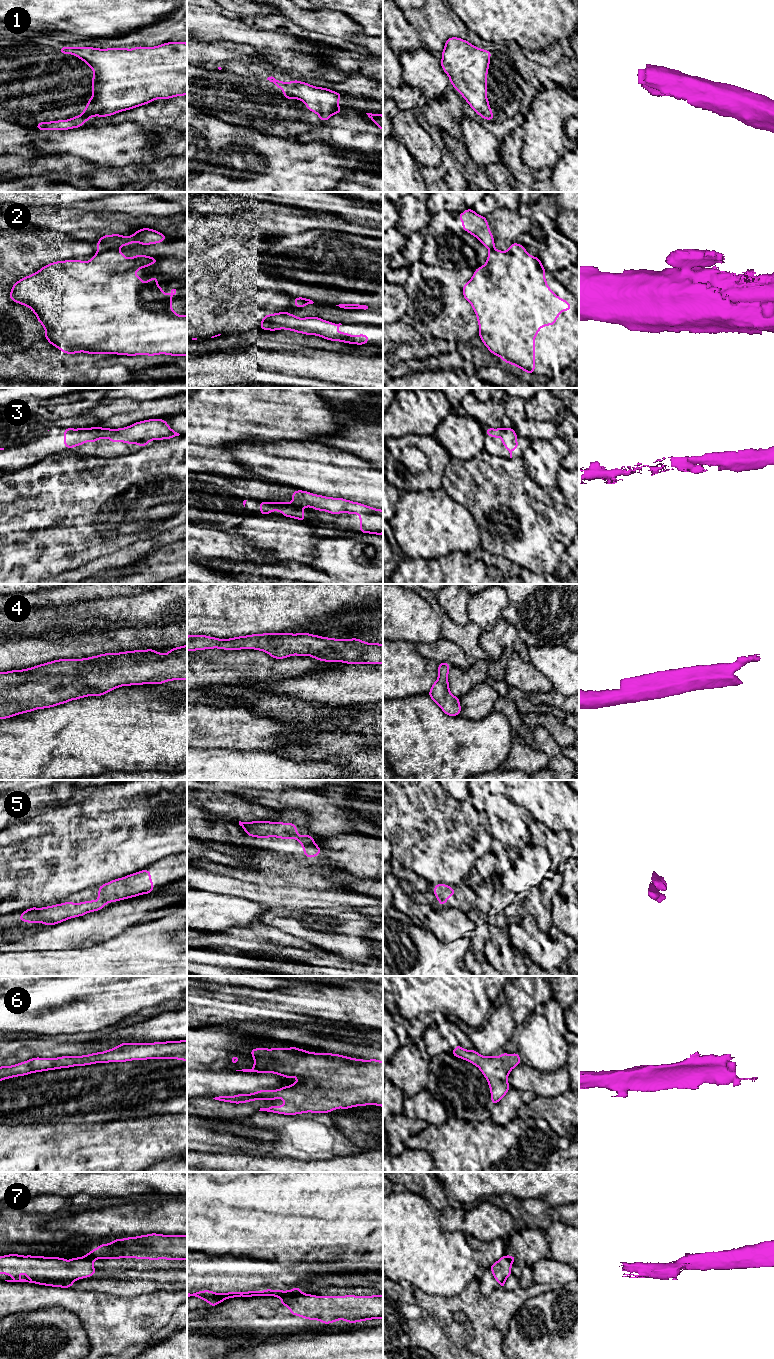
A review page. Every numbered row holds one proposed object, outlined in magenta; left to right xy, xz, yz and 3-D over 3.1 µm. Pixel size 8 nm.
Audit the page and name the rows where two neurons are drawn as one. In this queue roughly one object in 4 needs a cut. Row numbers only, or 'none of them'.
2, 4, 7

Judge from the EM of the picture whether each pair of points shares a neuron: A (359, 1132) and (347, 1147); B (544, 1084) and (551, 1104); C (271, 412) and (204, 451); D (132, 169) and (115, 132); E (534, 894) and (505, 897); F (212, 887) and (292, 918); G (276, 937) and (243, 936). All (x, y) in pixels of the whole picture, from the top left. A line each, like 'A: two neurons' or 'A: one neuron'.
A: two neurons
B: two neurons
C: two neurons
D: two neurons
E: two neurons
F: two neurons
G: one neuron

